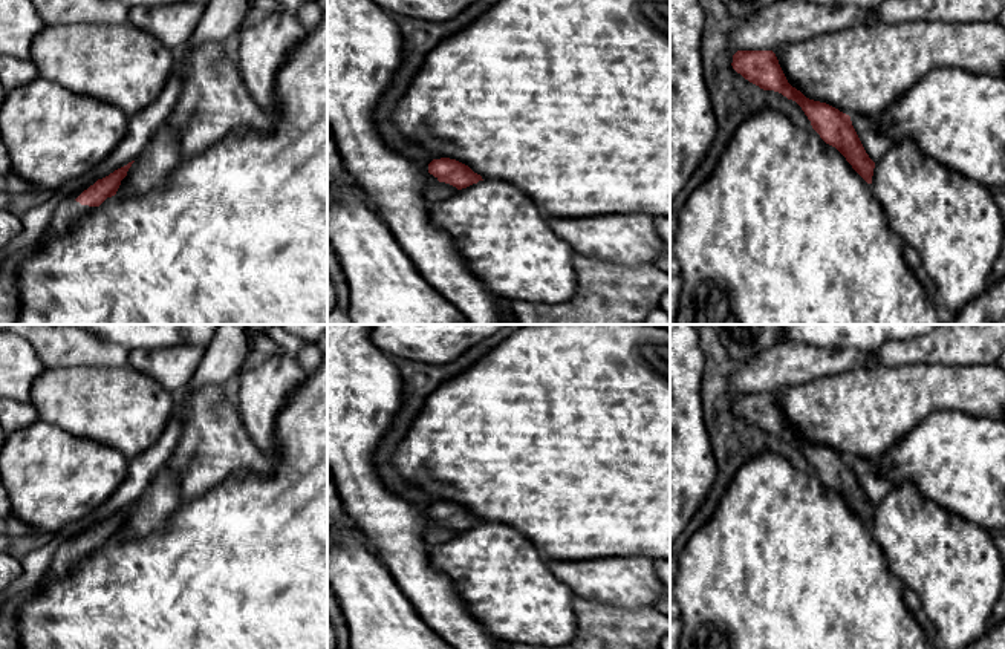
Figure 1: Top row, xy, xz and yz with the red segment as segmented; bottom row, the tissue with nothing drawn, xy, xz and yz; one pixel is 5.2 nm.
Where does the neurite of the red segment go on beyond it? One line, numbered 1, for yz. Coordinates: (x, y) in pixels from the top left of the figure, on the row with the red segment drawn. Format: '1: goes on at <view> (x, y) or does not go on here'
1: does not go on here

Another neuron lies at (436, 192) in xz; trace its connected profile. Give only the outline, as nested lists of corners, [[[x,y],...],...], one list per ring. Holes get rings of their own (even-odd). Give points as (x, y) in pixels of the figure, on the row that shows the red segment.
[[[433,182],[424,190],[424,199],[428,202],[445,201],[454,196],[459,190],[445,182]]]

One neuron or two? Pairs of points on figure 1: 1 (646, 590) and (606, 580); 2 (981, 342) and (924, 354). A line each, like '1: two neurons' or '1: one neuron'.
1: one neuron
2: one neuron

